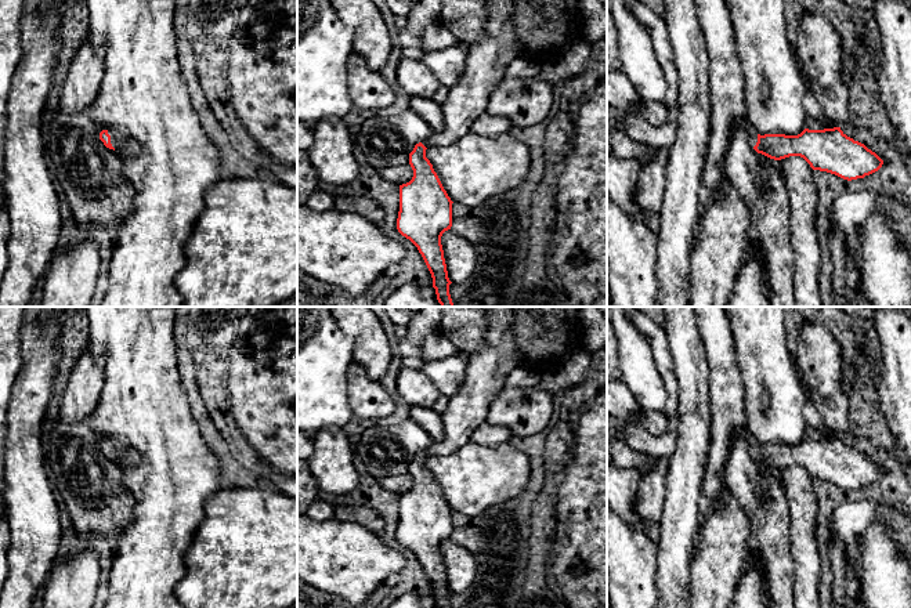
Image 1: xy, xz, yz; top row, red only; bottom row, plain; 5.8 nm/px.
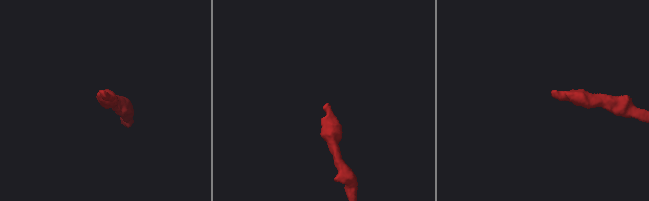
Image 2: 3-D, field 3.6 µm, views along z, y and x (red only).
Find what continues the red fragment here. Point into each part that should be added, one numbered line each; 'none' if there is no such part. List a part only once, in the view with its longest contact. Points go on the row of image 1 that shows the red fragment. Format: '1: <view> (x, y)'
1: xy (125, 145)

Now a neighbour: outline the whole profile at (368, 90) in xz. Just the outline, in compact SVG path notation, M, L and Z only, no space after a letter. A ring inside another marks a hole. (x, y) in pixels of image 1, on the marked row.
M353 54L347 66L348 94L353 105L364 111L384 111L395 94L380 72L372 70L366 61Z

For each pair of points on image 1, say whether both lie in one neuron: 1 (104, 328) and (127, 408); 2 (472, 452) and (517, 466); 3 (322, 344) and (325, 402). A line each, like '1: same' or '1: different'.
1: same
2: same
3: same

